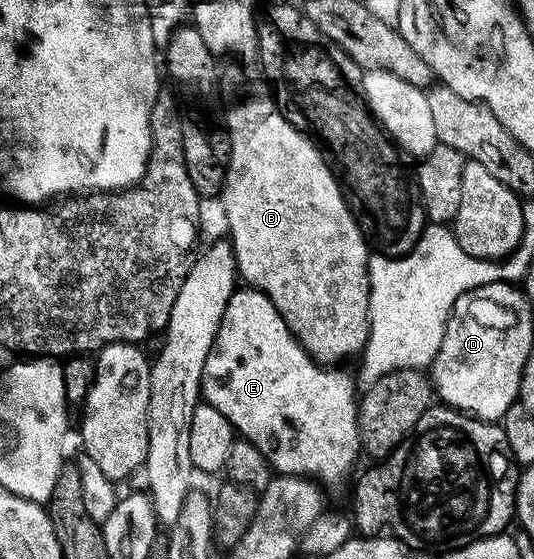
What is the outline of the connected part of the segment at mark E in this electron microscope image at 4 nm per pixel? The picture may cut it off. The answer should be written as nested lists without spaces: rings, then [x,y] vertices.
[[[238,288],[235,289],[224,308],[222,323],[219,324],[218,331],[215,334],[213,350],[207,356],[207,362],[204,364],[200,394],[205,405],[216,408],[216,412],[223,414],[245,441],[250,442],[256,448],[260,448],[260,452],[268,460],[271,471],[277,472],[279,475],[292,474],[309,478],[323,487],[329,488],[329,486],[340,485],[349,476],[350,469],[354,466],[354,461],[357,460],[358,454],[360,455],[360,443],[358,440],[358,404],[360,398],[356,393],[355,375],[351,371],[349,374],[348,371],[342,369],[346,368],[335,368],[330,364],[315,362],[308,351],[294,339],[294,334],[284,324],[280,312],[276,312],[272,300],[268,300],[266,294],[261,294],[261,292],[253,288]]]

